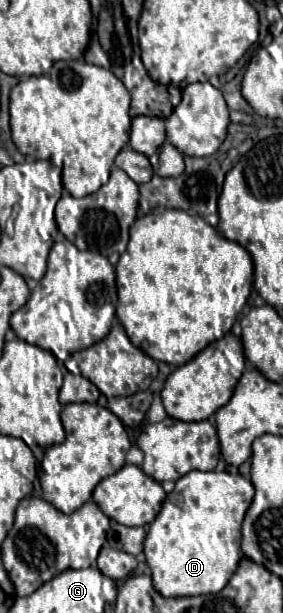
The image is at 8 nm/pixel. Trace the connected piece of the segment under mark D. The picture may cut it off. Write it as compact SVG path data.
M189 471L187 475L183 475L177 483L175 483L175 489L167 495L165 503L163 503L163 509L161 513L157 515L157 519L151 523L149 531L147 531L147 539L145 539L145 559L147 559L147 565L151 567L151 577L153 577L153 587L165 595L165 597L185 597L185 595L207 595L207 593L219 593L225 583L231 579L233 571L237 569L241 557L243 557L243 551L241 551L241 523L243 523L243 517L245 517L245 511L249 509L251 501L253 501L253 495L255 495L255 487L249 479L241 477L239 473L233 475L233 473L227 473L227 471Z

